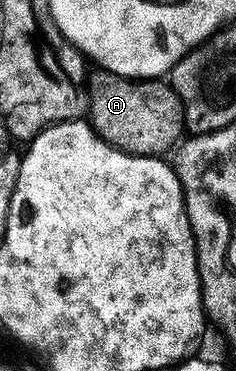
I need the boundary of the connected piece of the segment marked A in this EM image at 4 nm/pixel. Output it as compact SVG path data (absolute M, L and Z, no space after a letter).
M100 72L89 85L90 125L108 145L128 154L155 157L171 151L185 131L184 109L171 85L161 79L128 79Z

